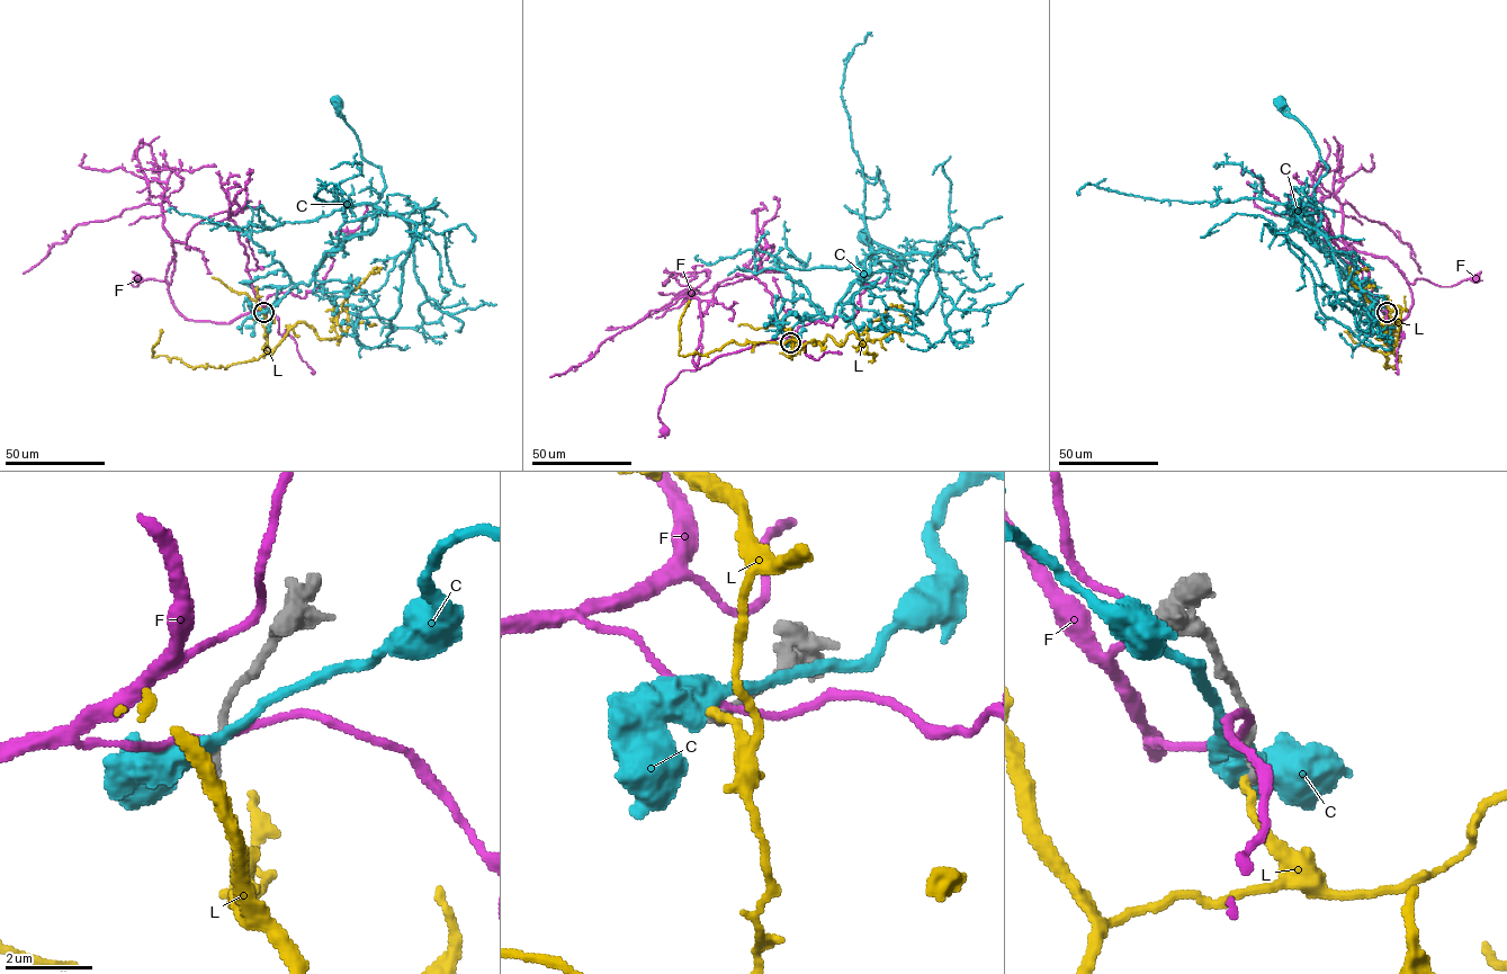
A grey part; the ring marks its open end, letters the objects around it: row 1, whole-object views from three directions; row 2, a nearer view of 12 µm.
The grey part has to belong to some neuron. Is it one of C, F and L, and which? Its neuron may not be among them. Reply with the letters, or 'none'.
L

